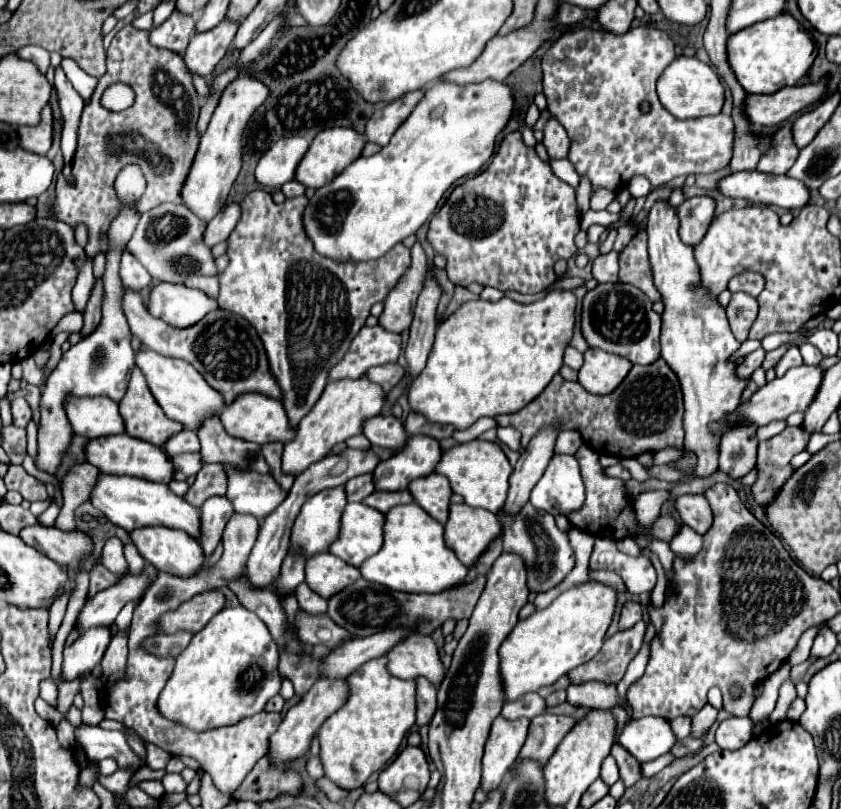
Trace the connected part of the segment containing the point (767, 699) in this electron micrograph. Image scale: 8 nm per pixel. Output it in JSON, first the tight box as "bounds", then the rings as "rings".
{"bounds":[749,661,791,735],"rings":[[[785,661],[775,673],[771,673],[771,677],[767,677],[767,681],[763,683],[763,693],[761,697],[755,699],[755,705],[751,707],[749,719],[753,721],[753,735],[759,735],[763,731],[763,721],[769,717],[769,713],[775,709],[775,701],[779,695],[779,687],[783,685],[783,681],[789,679],[789,671],[791,671],[791,663]]]}

